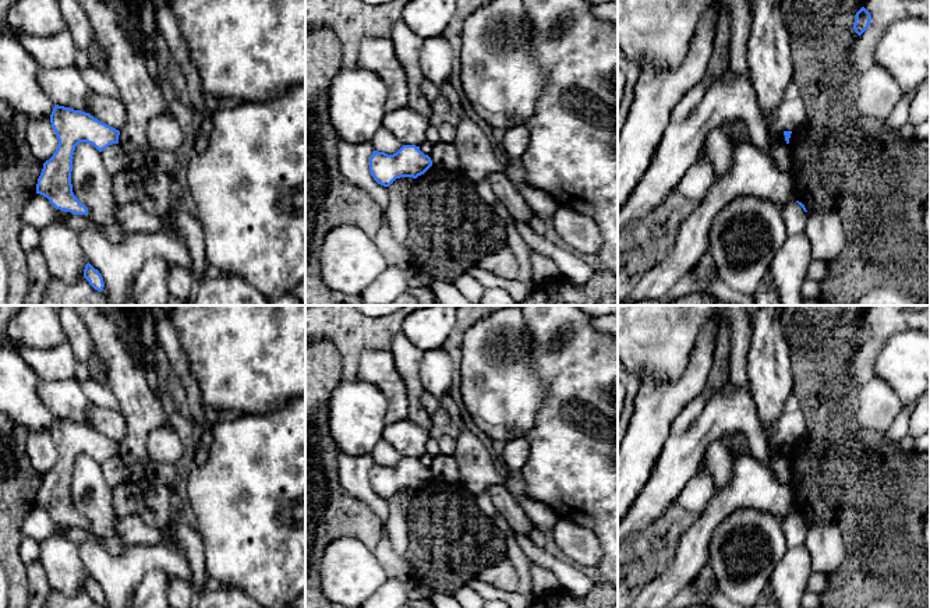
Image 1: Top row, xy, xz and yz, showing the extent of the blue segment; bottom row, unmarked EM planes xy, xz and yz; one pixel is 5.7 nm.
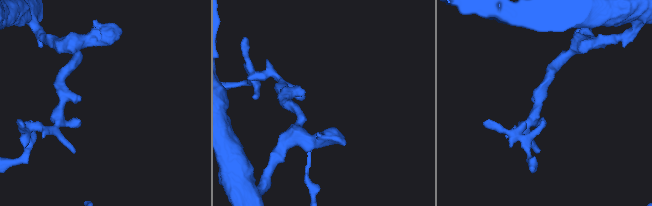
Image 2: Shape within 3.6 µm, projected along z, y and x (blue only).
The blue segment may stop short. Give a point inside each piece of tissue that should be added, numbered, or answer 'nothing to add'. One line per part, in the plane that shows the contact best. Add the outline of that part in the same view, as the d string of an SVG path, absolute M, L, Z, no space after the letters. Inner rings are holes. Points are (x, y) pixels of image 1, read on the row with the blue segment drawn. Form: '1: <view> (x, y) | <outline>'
nothing to add

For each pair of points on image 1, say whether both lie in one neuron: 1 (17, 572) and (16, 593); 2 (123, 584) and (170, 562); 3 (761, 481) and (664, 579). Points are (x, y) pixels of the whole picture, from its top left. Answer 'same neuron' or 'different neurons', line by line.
1: same neuron
2: same neuron
3: same neuron

